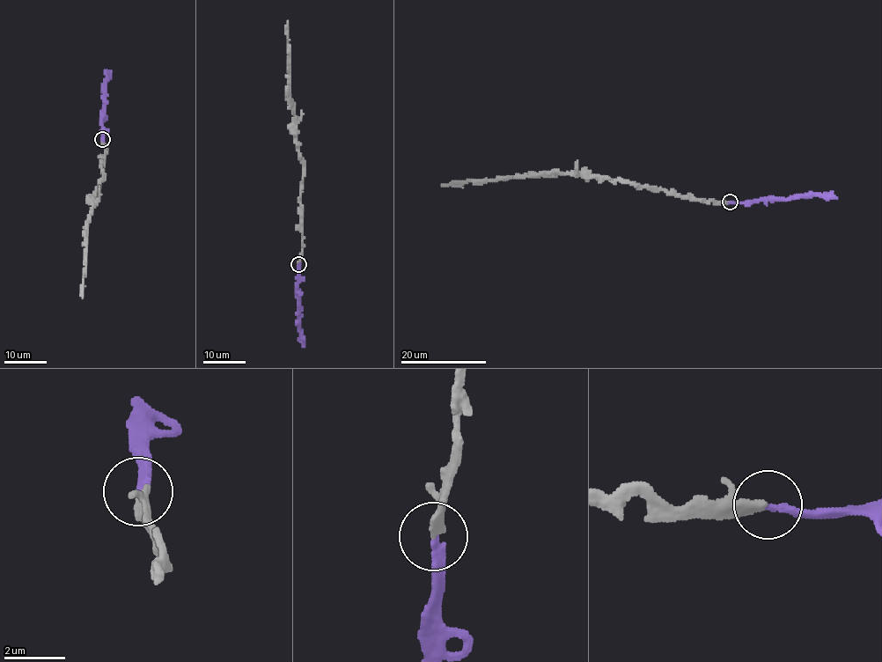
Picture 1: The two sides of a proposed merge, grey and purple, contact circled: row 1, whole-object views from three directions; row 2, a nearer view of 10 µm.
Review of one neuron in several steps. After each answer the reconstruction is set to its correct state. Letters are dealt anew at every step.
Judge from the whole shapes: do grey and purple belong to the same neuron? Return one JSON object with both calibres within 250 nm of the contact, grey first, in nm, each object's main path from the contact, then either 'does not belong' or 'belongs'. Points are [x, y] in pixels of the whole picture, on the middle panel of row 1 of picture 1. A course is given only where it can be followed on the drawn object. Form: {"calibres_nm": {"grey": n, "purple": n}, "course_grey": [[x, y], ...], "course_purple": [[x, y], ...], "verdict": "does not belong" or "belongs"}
{"calibres_nm": {"grey": 340, "purple": 260}, "course_grey": [[298, 264], [303, 246], [301, 189], [303, 168], [290, 92], [288, 20]], "course_purple": [[298, 264], [298, 305], [304, 348]], "verdict": "belongs"}

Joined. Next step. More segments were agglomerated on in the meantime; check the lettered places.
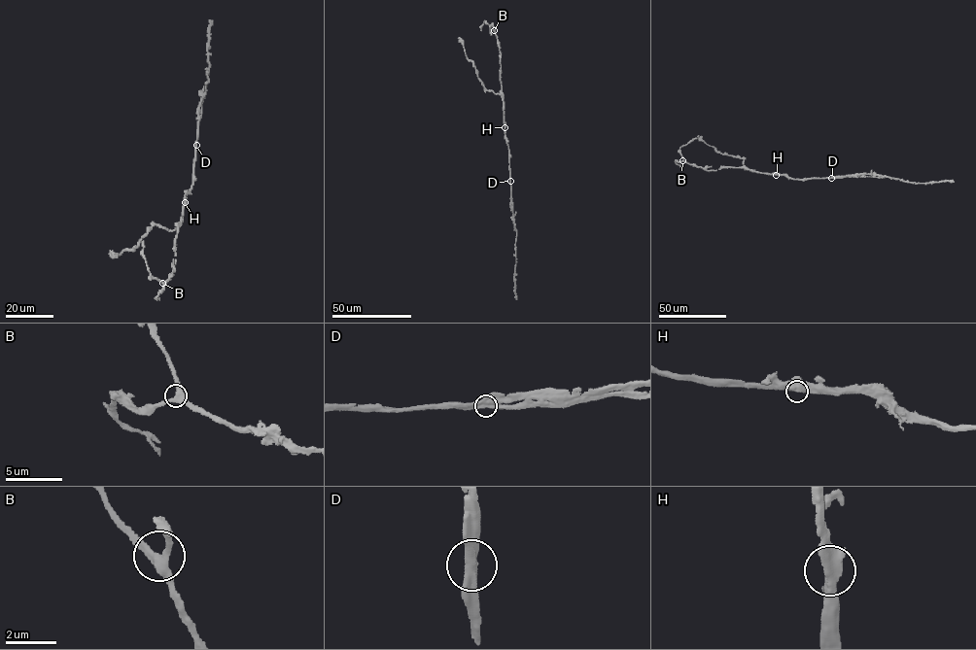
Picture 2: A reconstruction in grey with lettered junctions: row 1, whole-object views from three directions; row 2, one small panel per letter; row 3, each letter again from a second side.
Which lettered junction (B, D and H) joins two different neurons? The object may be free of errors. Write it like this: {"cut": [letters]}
{"cut": ["D"]}

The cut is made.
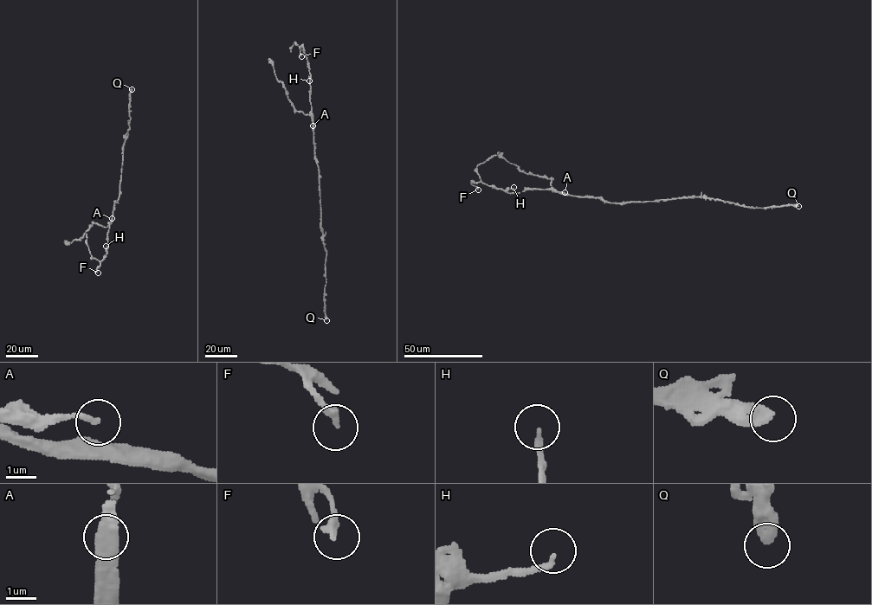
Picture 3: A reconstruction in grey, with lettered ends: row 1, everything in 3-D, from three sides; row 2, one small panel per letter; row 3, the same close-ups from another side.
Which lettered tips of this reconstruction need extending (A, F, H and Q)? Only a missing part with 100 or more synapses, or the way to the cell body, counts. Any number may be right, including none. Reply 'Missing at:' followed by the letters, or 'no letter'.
Missing at: no letter

